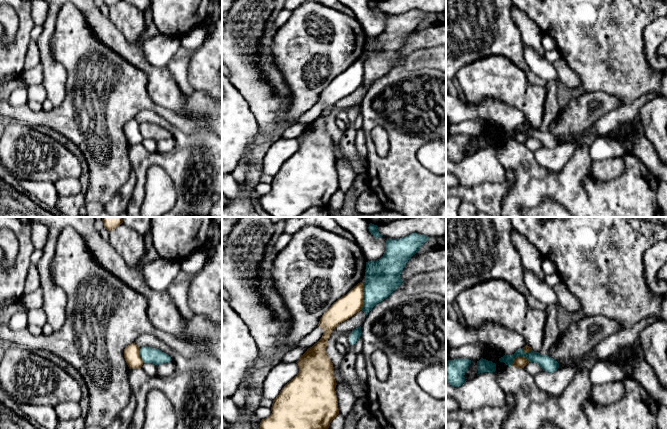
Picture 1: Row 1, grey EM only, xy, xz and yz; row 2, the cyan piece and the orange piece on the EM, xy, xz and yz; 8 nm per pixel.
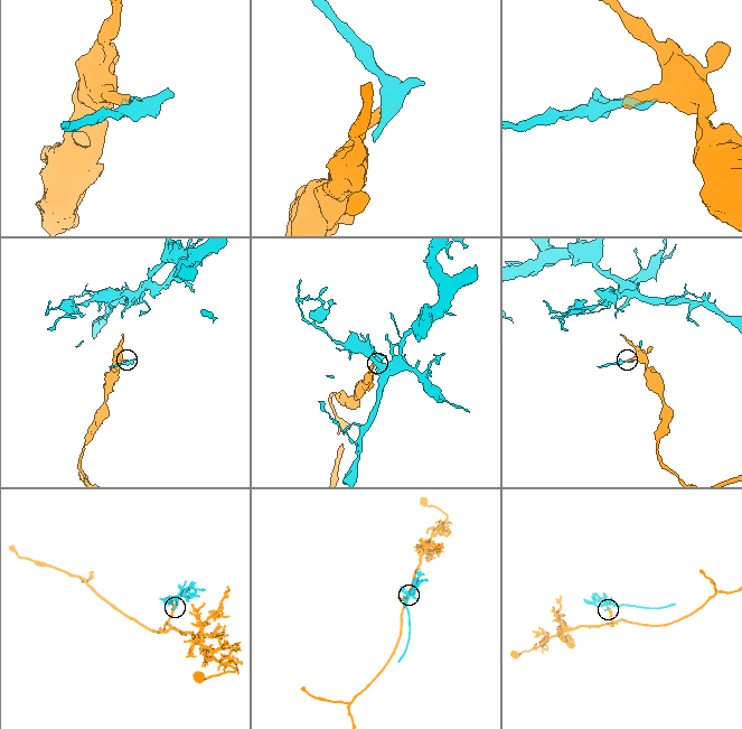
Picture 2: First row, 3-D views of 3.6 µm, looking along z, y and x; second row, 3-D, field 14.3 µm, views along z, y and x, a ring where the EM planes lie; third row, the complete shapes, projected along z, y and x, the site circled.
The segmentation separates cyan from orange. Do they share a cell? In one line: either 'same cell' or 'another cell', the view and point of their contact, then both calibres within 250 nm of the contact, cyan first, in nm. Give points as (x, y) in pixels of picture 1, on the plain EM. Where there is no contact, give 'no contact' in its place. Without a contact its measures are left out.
another cell | yz (519, 132) | 120/100 nm

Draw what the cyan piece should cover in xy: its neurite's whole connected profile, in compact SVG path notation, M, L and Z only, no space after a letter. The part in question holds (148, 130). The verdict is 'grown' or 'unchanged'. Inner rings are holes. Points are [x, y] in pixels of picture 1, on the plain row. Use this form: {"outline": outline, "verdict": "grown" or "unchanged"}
{"outline": "M152 123L140 124L140 133L143 139L153 139L157 142L172 137L168 130L162 128L160 125Z", "verdict": "unchanged"}

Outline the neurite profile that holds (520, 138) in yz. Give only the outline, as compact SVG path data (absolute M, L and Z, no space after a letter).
M523 132L523 133L515 133L515 134L513 135L512 142L517 143L517 144L519 144L519 145L522 145L522 144L524 144L528 139L529 139L529 137L526 135L525 132Z

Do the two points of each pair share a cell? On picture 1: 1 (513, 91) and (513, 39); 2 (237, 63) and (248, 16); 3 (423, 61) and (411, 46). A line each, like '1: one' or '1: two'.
1: two
2: one
3: two

